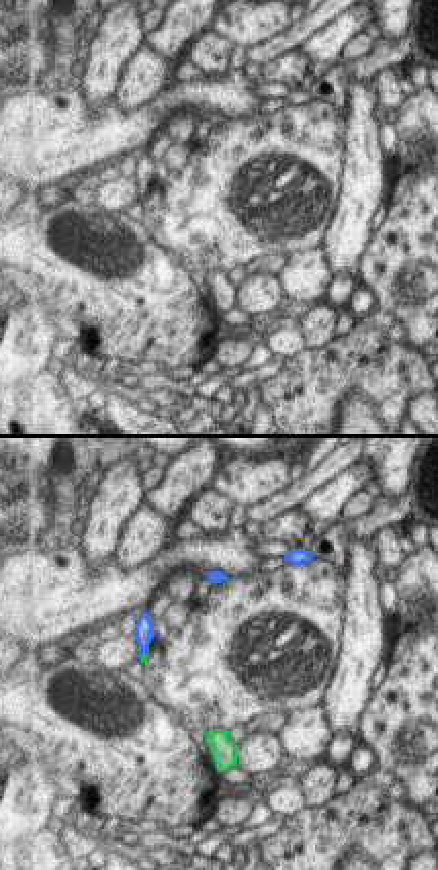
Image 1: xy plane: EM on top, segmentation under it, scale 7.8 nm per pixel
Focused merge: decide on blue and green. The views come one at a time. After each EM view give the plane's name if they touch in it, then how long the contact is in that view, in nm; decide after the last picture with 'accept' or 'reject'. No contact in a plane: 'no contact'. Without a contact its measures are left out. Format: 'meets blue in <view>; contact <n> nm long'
meets blue in xy; contact 80 nm long

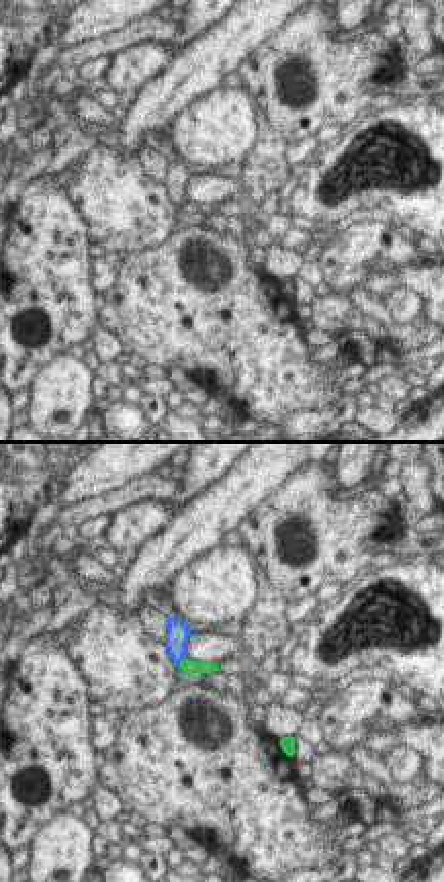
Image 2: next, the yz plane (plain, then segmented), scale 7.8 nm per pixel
meets blue in yz; contact 70 nm long

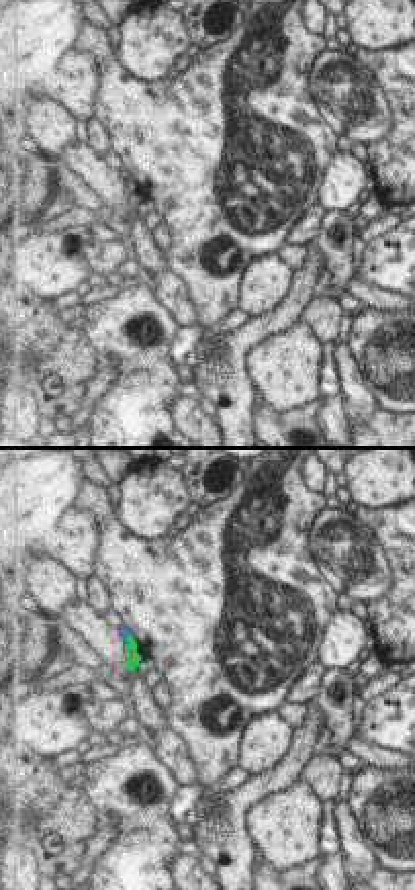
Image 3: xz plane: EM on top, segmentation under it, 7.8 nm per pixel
meets blue in xz; contact 60 nm long

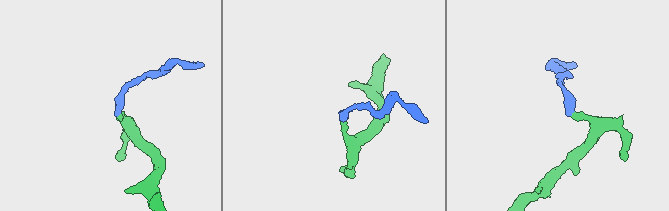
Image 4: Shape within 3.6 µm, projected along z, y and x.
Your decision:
reject

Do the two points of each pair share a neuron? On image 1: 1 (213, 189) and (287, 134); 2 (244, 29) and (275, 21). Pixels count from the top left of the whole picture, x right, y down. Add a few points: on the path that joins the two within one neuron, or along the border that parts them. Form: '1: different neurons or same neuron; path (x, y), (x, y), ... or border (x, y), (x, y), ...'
1: same neuron; path (232, 177), (246, 162), (258, 162), (269, 152)
2: same neuron; path (252, 21), (267, 21)

